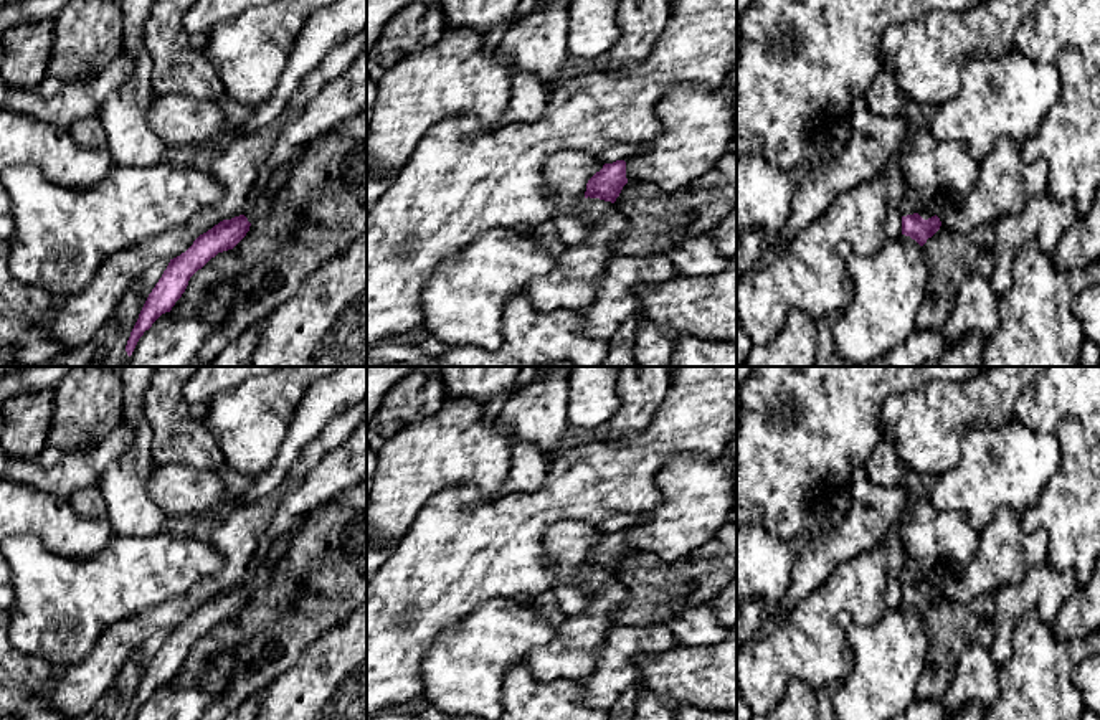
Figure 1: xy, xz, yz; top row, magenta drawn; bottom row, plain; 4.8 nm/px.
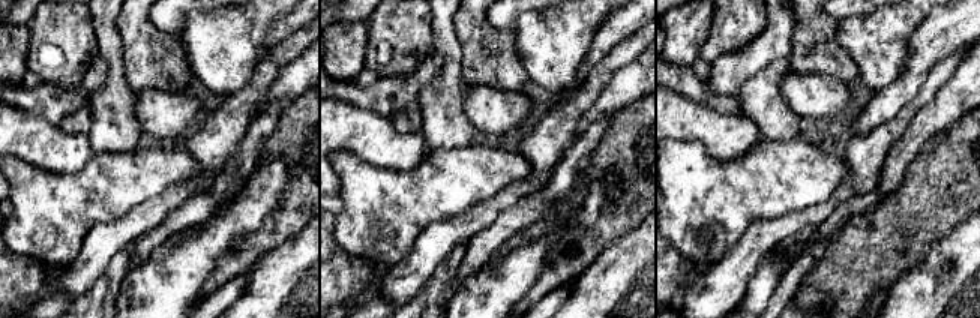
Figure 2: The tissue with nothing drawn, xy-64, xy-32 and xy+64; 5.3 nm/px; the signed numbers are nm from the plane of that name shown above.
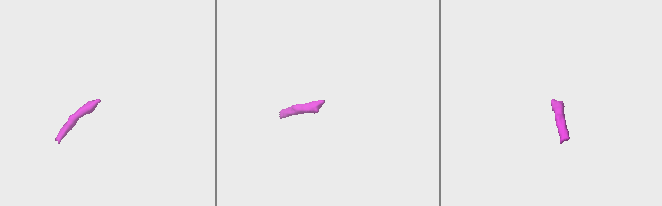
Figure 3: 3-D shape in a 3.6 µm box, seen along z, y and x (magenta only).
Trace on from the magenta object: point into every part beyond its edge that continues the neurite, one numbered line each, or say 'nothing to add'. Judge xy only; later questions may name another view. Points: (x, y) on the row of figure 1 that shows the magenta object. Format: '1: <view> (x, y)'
1: xy (263, 205)

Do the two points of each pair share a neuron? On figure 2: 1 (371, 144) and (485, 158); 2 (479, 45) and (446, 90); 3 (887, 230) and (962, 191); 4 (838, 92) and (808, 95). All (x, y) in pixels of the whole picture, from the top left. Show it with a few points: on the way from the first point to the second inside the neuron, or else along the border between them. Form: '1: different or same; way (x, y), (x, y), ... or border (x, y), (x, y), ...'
1: different; border (428, 149), (414, 167), (395, 170)
2: different; border (456, 36), (461, 80), (467, 86)
3: same; way (905, 225), (944, 191)
4: same; way (830, 95), (815, 95)

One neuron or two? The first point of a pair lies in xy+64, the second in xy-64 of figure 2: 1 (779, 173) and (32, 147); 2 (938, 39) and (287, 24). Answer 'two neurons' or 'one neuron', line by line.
1: two neurons
2: one neuron

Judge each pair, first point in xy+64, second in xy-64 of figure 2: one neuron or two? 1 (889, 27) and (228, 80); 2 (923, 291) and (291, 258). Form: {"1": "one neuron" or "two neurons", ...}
{"1": "one neuron", "2": "one neuron"}

